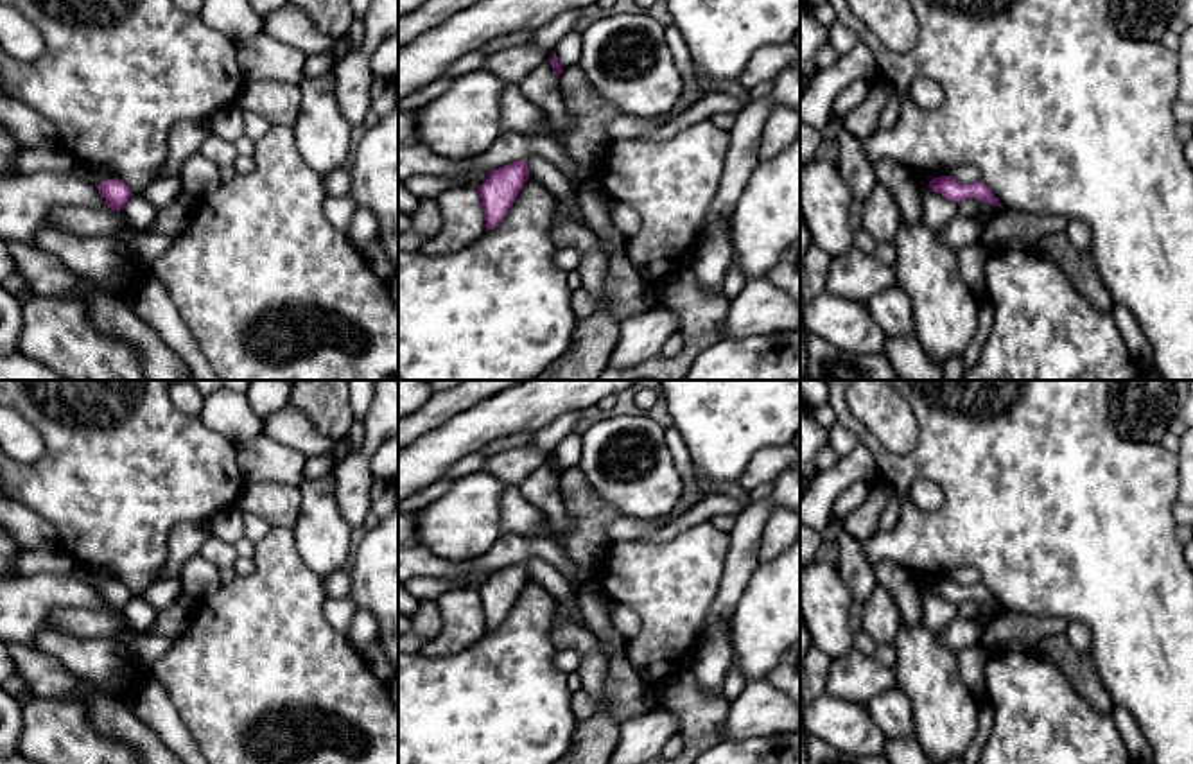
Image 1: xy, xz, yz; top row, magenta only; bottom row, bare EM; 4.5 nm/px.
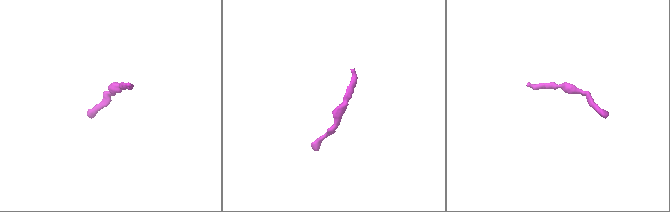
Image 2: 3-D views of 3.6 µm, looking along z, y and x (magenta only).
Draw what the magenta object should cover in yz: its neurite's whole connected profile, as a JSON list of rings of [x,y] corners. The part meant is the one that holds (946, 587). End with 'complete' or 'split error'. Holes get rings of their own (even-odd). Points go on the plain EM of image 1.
[[[940,577],[940,579],[933,579],[929,583],[929,590],[954,604],[960,604],[967,599],[974,599],[980,604],[990,604],[990,606],[1003,610],[999,601],[994,597],[994,594],[981,581],[972,586],[962,586],[953,577]]] | complete

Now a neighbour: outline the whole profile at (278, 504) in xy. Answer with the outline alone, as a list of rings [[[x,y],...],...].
[[[246,482],[237,508],[262,517],[271,527],[292,529],[301,511],[301,491],[300,486],[278,482]]]

